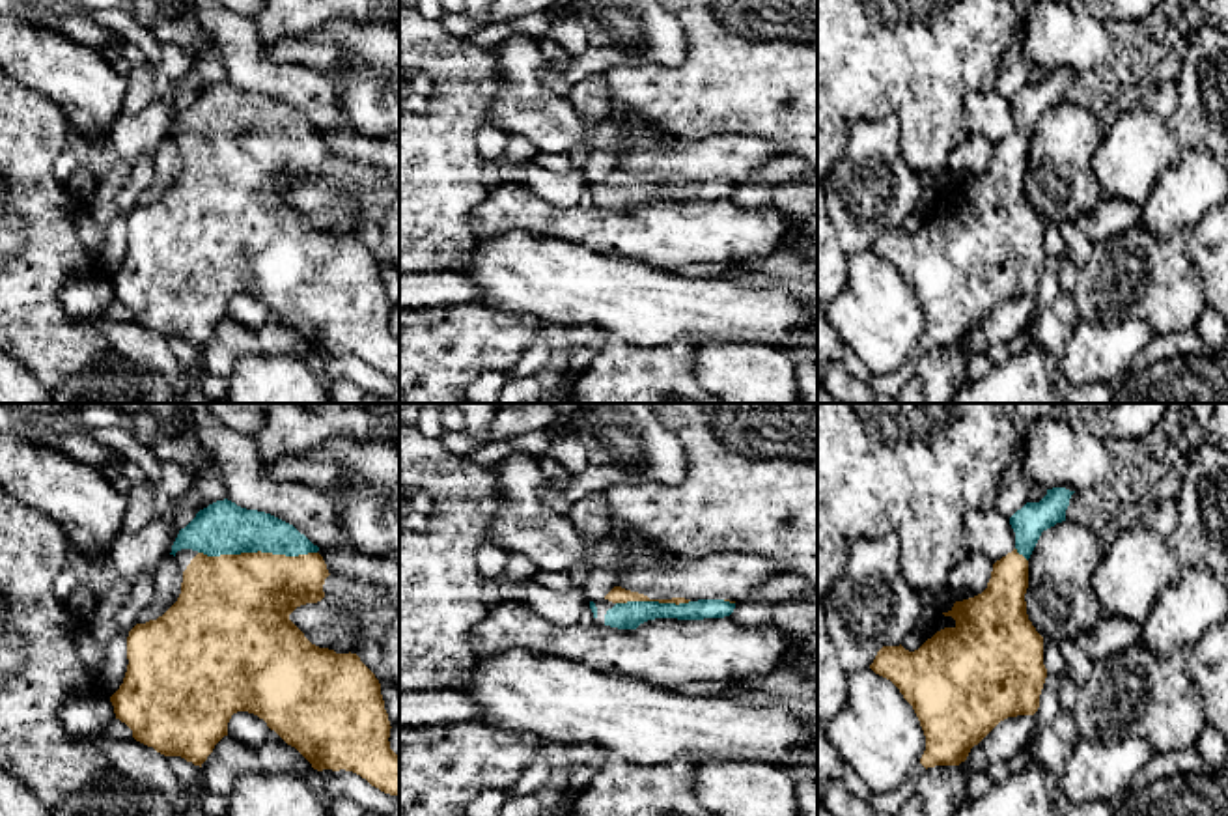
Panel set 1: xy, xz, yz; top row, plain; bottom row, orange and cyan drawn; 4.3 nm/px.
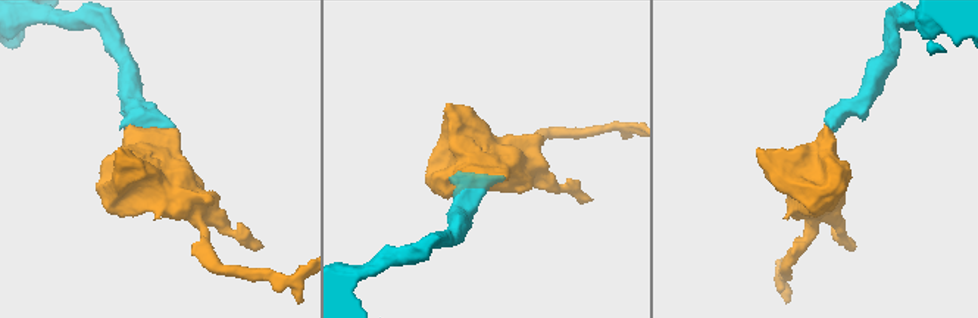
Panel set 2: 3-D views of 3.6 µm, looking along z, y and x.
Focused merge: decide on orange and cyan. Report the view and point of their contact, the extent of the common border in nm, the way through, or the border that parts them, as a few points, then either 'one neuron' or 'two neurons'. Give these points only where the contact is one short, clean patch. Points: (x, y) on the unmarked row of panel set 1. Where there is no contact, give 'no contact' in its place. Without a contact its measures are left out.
meets orange in xy at (258, 133); contact 500 nm long; runs through xy (237, 187), (258, 133), (247, 133), (223, 109); one neuron

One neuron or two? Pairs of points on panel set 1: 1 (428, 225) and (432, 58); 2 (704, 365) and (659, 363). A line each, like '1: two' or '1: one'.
1: one
2: two

